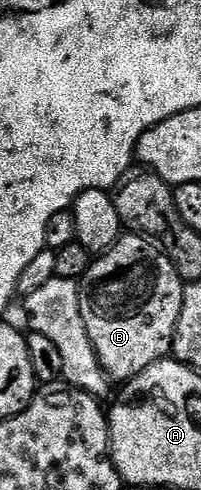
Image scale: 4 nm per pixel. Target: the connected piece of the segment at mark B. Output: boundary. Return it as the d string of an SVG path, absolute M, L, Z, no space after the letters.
M124 233L104 254L92 261L89 272L85 272L79 282L81 316L85 320L85 332L89 332L89 340L112 383L126 384L145 372L149 364L160 362L172 353L177 320L181 316L184 285L169 256L165 256L158 246L141 234Z

